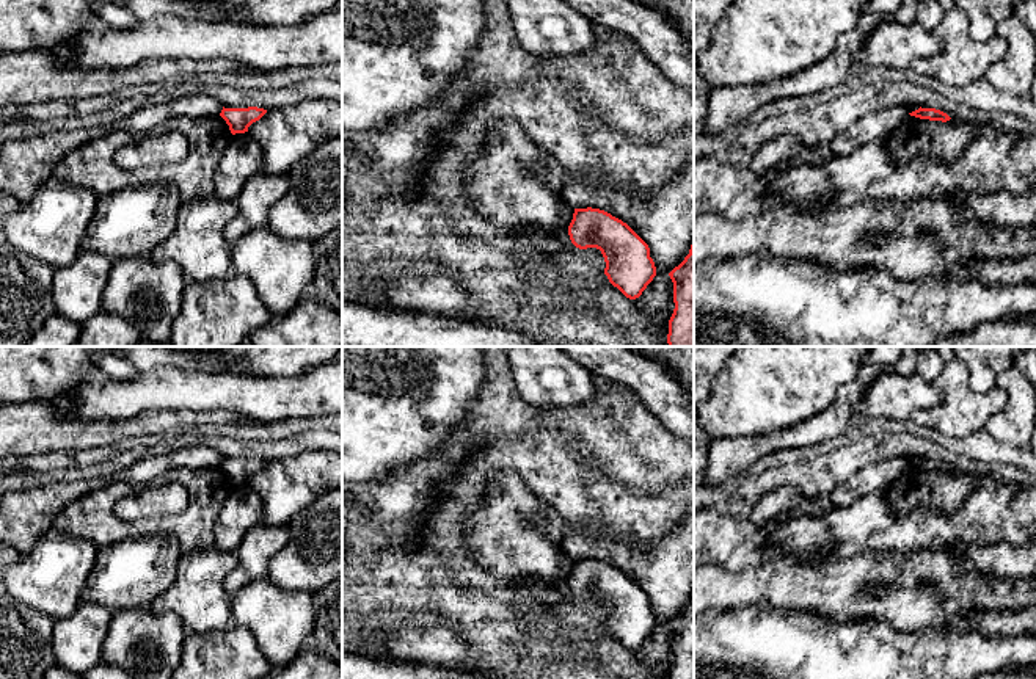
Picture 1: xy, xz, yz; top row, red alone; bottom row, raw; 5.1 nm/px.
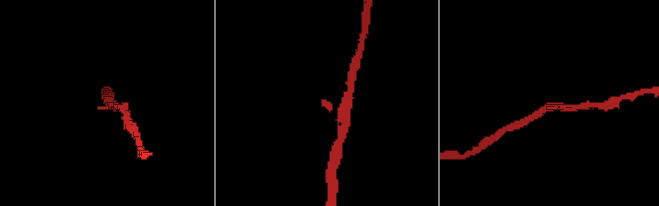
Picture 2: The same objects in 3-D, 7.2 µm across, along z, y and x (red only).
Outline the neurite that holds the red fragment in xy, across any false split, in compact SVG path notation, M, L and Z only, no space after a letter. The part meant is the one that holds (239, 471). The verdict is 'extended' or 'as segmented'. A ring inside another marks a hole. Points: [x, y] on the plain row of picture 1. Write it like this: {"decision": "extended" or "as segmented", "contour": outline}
{"decision": "as segmented", "contour": "M248 458L248 459L224 459L221 461L220 467L226 472L229 477L229 481L232 486L235 485L245 485L248 483L248 478L259 472L267 461L257 459L257 458Z"}

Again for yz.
{"decision": "as segmented", "contour": "M920 458L918 461L909 464L909 466L920 469L920 470L942 472L942 474L947 474L951 470L947 464L936 461L936 459L921 459Z"}

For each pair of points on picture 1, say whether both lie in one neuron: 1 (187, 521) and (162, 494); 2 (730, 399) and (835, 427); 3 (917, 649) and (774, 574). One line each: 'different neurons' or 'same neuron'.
1: different neurons
2: different neurons
3: different neurons

